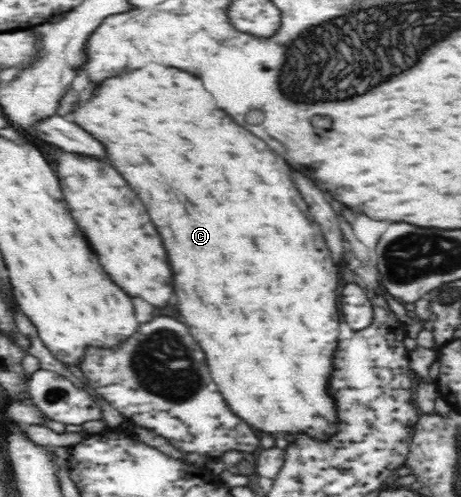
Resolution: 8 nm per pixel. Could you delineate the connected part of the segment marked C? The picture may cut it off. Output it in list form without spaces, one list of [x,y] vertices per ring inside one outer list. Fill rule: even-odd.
[[[149,64],[143,70],[129,72],[121,78],[113,78],[93,94],[87,108],[75,112],[73,120],[107,146],[113,166],[117,166],[117,170],[127,178],[127,182],[139,194],[139,198],[147,206],[147,212],[157,224],[165,246],[169,246],[167,252],[171,256],[169,262],[175,272],[175,288],[177,288],[175,296],[179,298],[179,306],[181,306],[179,312],[187,320],[193,320],[193,322],[187,322],[187,326],[195,336],[195,340],[199,342],[199,346],[205,350],[211,376],[217,382],[219,390],[223,392],[233,414],[241,416],[247,424],[253,424],[253,428],[257,428],[265,436],[284,437],[286,434],[295,434],[295,436],[304,434],[319,442],[333,440],[335,434],[339,432],[339,412],[329,384],[335,370],[333,360],[339,346],[339,326],[341,326],[341,314],[337,312],[339,274],[337,274],[335,262],[331,260],[329,248],[325,248],[321,228],[313,228],[315,220],[309,212],[309,206],[305,204],[299,190],[295,188],[291,180],[291,170],[287,168],[287,164],[281,158],[277,158],[261,138],[237,126],[237,122],[229,114],[219,112],[213,96],[201,86],[201,80],[197,76],[189,72],[181,72],[177,68],[165,68],[159,64]]]

